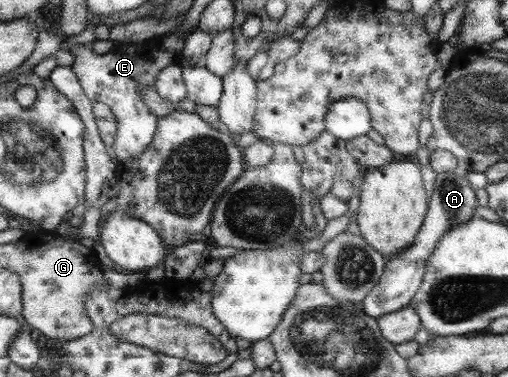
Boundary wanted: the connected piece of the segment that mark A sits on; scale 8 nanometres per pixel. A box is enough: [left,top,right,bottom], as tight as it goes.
[363,171,479,319]

